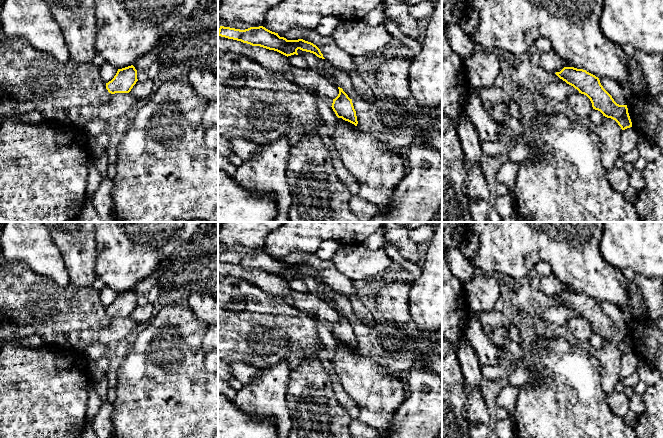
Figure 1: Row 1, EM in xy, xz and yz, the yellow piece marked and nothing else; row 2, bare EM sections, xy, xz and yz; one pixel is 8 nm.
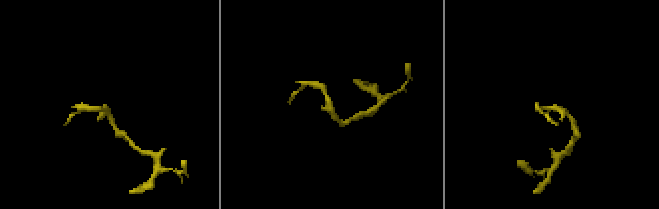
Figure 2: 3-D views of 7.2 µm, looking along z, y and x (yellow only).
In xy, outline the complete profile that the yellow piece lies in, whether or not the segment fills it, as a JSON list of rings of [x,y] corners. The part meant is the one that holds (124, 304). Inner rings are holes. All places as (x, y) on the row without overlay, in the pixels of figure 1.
[[[133,289],[118,293],[114,302],[106,307],[109,317],[129,317],[138,305],[137,294]]]

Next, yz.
[[[564,291],[555,297],[560,303],[573,310],[579,317],[586,319],[595,334],[603,340],[615,344],[622,354],[632,351],[627,329],[617,328],[612,320],[603,312],[595,299],[583,293]]]

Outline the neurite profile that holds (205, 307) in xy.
[[[194,292],[187,298],[194,315],[208,325],[218,324],[218,302],[206,293]]]

